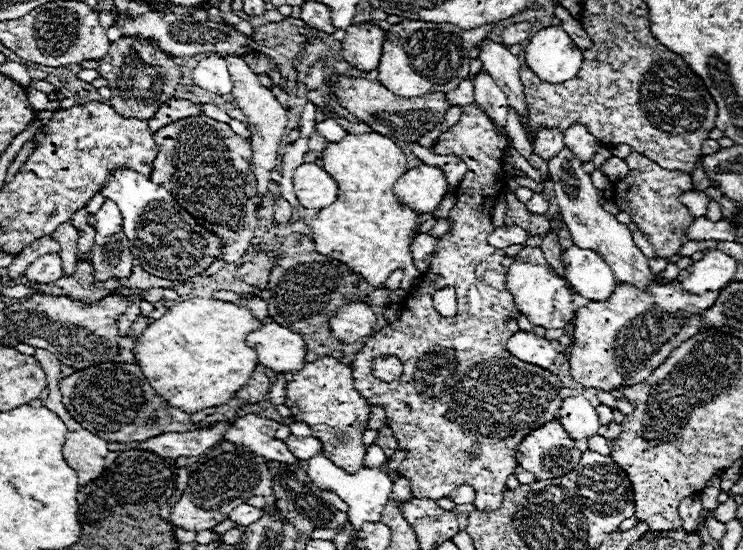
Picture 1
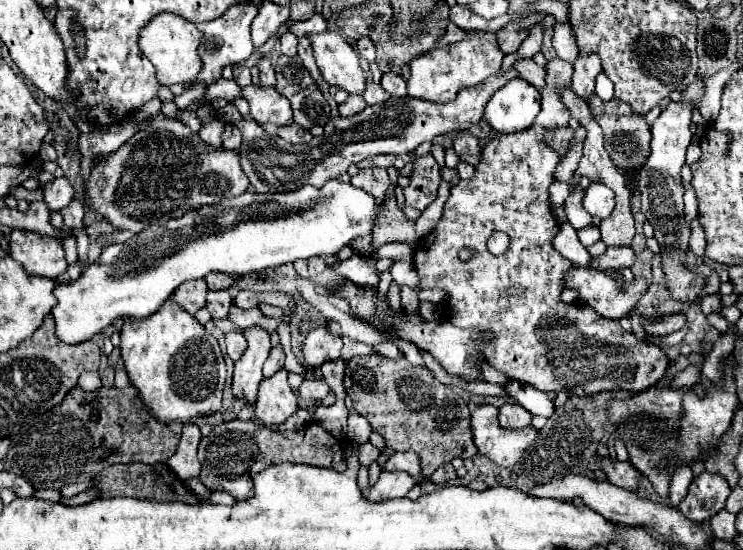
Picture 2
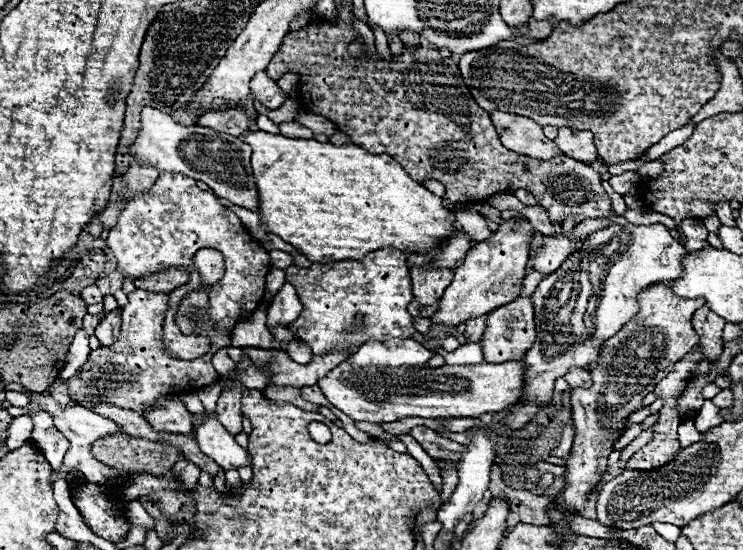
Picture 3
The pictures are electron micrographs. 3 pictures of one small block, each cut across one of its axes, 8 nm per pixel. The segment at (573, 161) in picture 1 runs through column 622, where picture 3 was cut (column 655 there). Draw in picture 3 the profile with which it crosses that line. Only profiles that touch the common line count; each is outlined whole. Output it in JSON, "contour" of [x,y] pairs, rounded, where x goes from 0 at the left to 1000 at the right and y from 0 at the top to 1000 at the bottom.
{"contour":[[[824,407],[794,425],[783,451],[770,458],[751,495],[735,502],[716,535],[721,622],[705,651],[705,713],[697,735],[681,745],[684,753],[676,760],[676,771],[684,782],[705,778],[727,742],[738,738],[748,687],[756,687],[770,669],[794,673],[816,618],[859,567],[859,531],[883,513],[913,509],[918,502],[918,465],[923,465],[921,447],[902,429],[894,407]]]}

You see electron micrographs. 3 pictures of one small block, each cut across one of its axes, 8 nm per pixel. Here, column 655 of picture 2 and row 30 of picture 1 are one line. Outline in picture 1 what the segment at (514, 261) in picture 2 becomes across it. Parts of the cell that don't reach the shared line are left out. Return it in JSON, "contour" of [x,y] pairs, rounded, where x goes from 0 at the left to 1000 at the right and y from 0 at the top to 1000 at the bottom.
{"contour":[[[485,40],[466,51],[466,69],[460,73],[460,102],[468,116],[485,127],[506,127],[514,102],[520,58],[503,44]]]}

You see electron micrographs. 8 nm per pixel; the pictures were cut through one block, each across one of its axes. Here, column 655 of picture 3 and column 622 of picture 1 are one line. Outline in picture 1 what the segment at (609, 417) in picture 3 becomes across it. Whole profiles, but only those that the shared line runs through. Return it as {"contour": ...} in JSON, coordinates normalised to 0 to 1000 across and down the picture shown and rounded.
{"contour":[[[880,509],[869,531],[832,516],[829,531],[813,549],[791,549],[775,564],[773,625],[767,636],[767,684],[786,705],[834,709],[869,691],[921,618],[945,596],[939,571],[961,553],[966,531],[931,538],[907,509],[896,516]]]}

